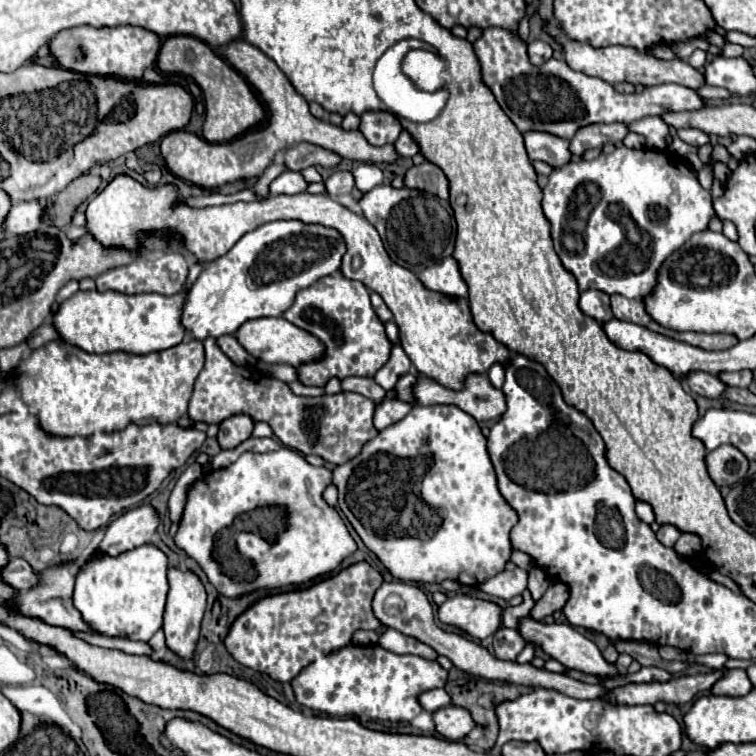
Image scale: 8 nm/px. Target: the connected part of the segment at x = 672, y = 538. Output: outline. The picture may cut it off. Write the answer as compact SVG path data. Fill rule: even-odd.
M662 525L658 531L656 531L656 539L664 545L664 547L674 547L674 543L678 541L680 537L680 531L672 525Z

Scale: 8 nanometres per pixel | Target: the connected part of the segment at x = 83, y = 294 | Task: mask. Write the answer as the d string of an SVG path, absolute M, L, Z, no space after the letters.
M194 269L192 277L186 281L184 291L172 297L160 293L122 295L118 291L78 291L62 303L58 313L52 317L52 323L64 341L90 353L126 351L134 355L148 355L154 351L164 351L180 345L186 337L180 317L192 281Z

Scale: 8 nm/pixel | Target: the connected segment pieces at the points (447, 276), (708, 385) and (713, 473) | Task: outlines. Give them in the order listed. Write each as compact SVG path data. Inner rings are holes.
M446 257L446 259L434 263L426 271L422 271L422 275L418 275L418 277L428 289L444 293L448 297L466 297L468 295L468 287L460 275L460 267L454 257Z
M692 371L684 377L684 381L690 385L690 389L702 397L710 397L710 399L716 399L716 397L722 397L722 391L726 389L726 385L710 375L710 373L704 373L704 371Z
M722 445L716 451L706 453L704 461L706 461L712 481L718 487L738 483L740 479L744 479L748 471L746 457L736 447L730 447L730 445Z

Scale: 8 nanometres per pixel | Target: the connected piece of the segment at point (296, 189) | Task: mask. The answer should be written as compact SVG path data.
M286 171L286 173L282 173L278 179L274 179L272 183L270 183L270 187L268 187L268 191L270 191L270 195L296 195L296 193L302 193L302 191L306 191L306 181L304 181L304 177L300 175L300 173L296 173L296 171Z

